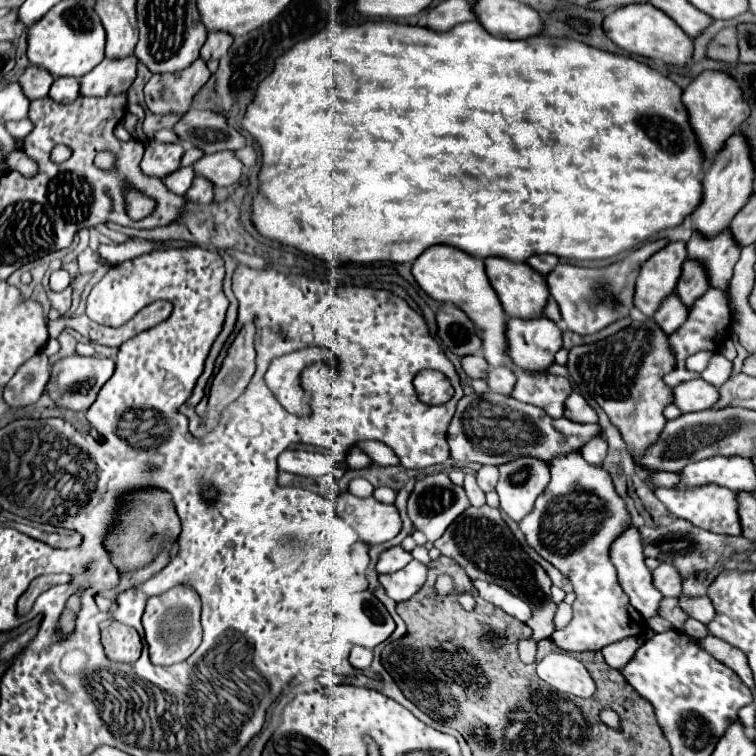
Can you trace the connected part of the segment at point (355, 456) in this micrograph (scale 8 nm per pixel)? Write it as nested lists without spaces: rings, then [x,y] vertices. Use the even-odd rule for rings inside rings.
[[[353,448],[347,456],[347,466],[349,468],[365,468],[365,464],[371,464],[371,460],[367,456],[363,456],[363,452],[359,448]]]

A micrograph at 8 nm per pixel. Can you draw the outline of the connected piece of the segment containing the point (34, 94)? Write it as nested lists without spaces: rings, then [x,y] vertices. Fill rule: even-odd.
[[[27,66],[25,72],[19,76],[19,84],[23,86],[23,92],[29,100],[45,98],[53,80],[55,78],[51,76],[51,72],[47,72],[45,68],[39,68],[39,66]]]

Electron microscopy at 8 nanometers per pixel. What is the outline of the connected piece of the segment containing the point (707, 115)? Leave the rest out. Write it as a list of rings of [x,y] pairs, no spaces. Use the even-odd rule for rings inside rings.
[[[711,70],[701,72],[685,88],[683,104],[689,114],[689,124],[695,132],[695,136],[699,138],[699,146],[701,146],[705,162],[711,162],[715,158],[715,154],[723,148],[727,138],[733,136],[749,116],[749,108],[741,96],[737,82],[731,76],[727,76],[725,72],[711,72]]]

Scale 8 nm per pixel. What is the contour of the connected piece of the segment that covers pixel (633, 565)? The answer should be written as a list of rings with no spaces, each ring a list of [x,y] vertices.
[[[629,528],[611,546],[611,562],[617,568],[617,578],[629,602],[647,620],[659,614],[661,592],[653,586],[651,570],[645,566],[643,542],[637,528]]]

